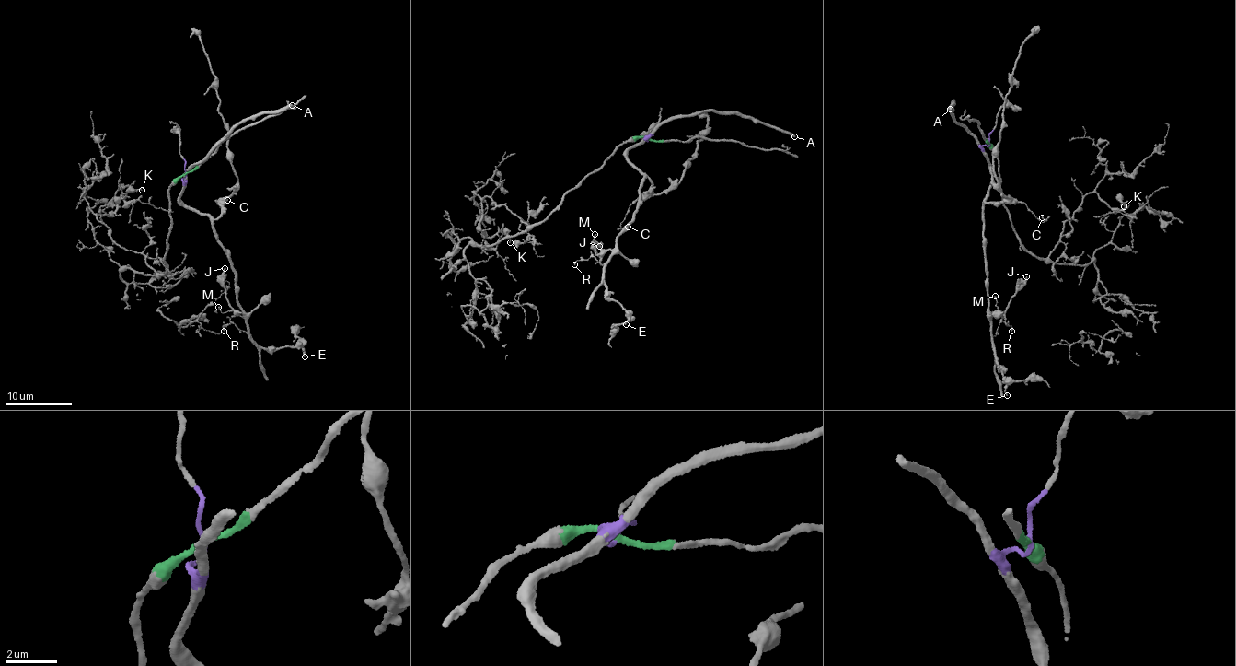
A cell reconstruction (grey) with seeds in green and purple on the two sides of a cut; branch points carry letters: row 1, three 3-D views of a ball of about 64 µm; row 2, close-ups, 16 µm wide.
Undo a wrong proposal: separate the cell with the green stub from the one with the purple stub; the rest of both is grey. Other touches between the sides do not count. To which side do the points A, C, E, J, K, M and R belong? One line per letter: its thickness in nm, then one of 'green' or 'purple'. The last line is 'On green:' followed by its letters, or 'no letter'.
A: calibre 320 nm; purple
C: calibre 130 nm; purple
E: calibre 130 nm; purple
J: calibre 170 nm; purple
K: calibre 100 nm; green
M: calibre 120 nm; purple
R: calibre 110 nm; purple
On green: K

